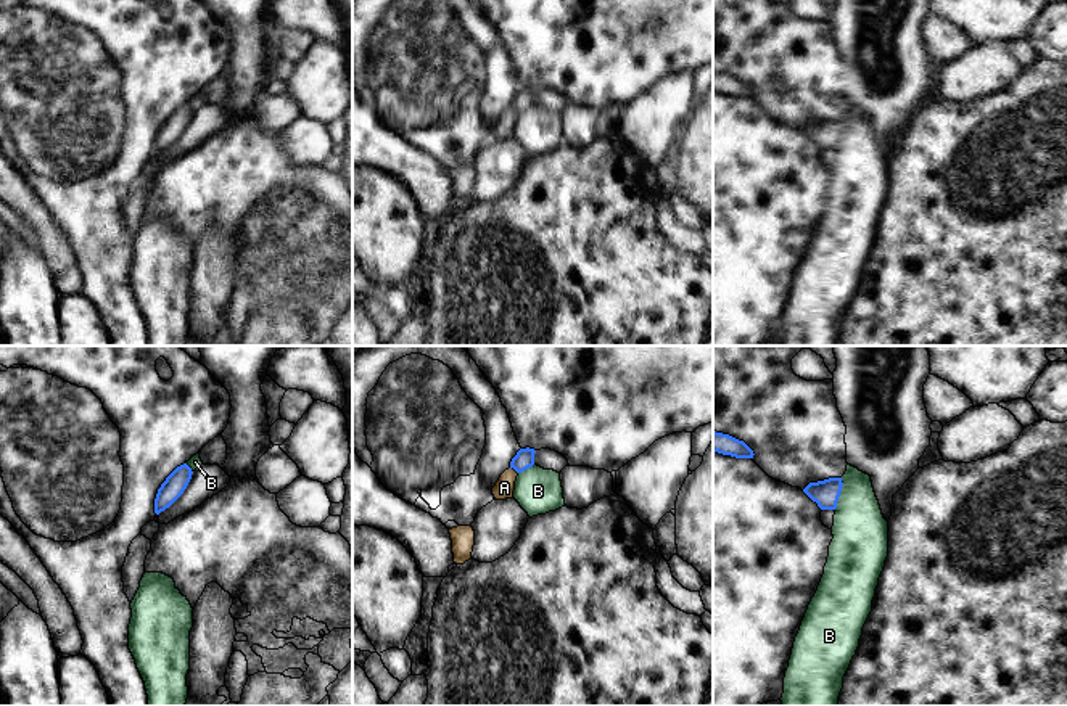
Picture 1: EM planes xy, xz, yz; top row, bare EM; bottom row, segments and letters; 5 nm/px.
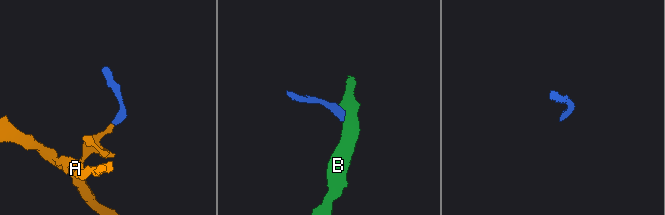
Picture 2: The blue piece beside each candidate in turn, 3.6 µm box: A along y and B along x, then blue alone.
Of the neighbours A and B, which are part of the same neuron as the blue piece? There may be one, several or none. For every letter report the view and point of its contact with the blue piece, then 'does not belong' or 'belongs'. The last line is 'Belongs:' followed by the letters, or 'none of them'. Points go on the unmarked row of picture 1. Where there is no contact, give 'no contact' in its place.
A: xz (514, 108) | belongs
B: yz (839, 134) | does not belong
Belongs: A

